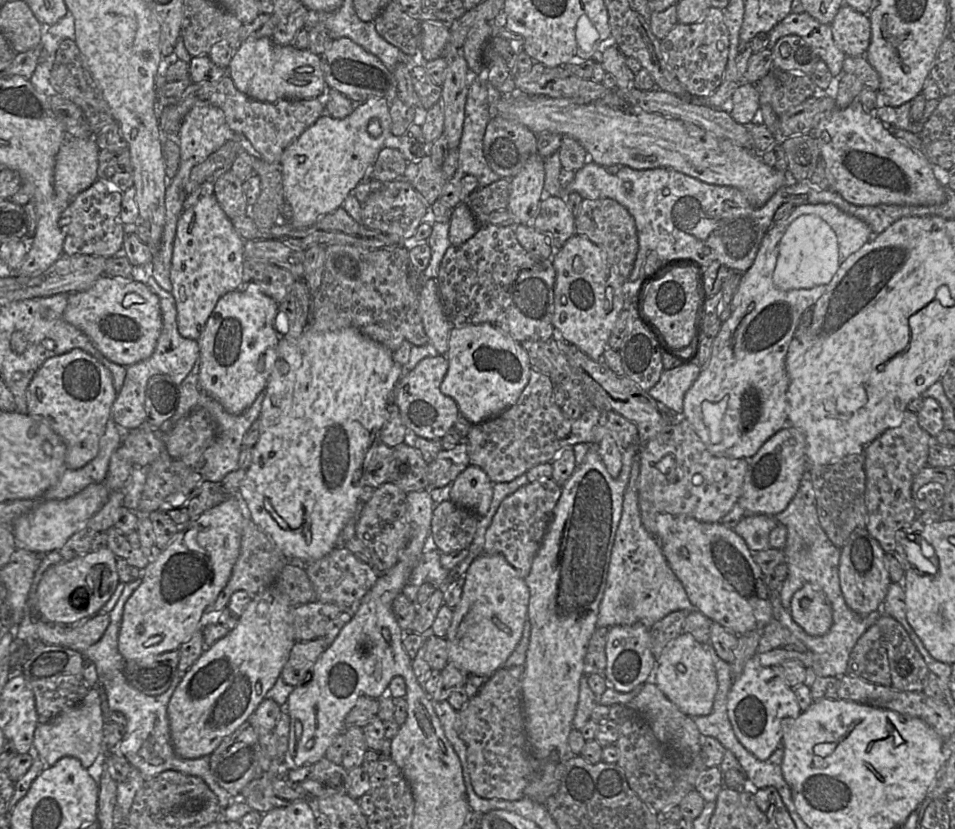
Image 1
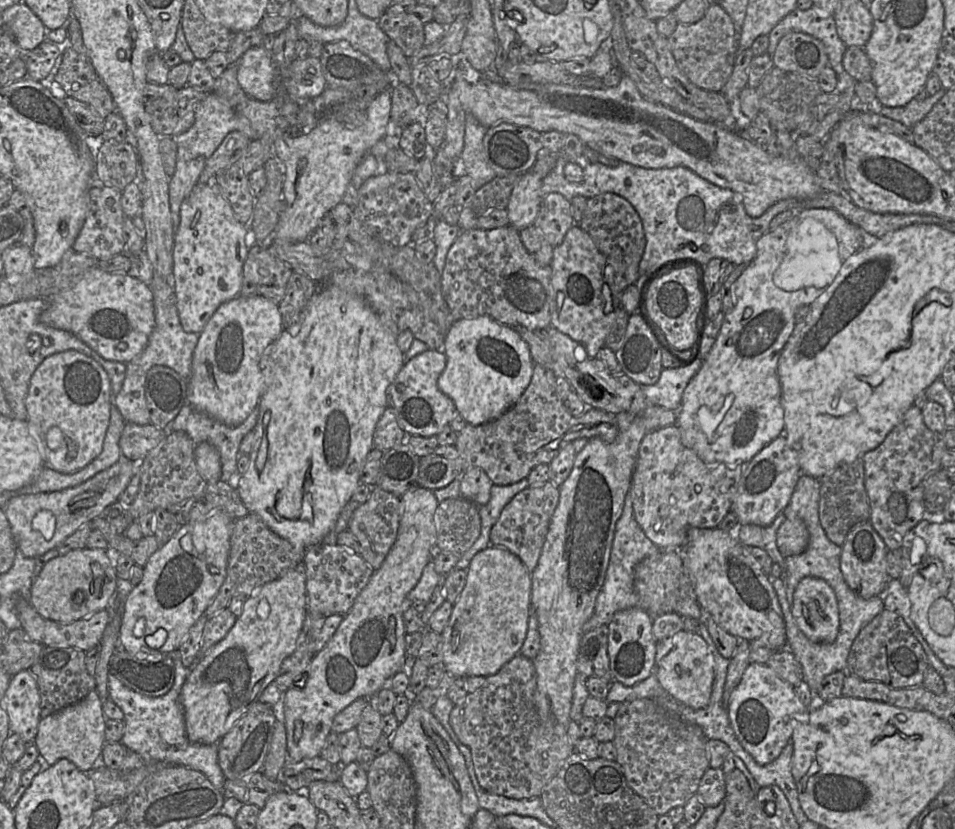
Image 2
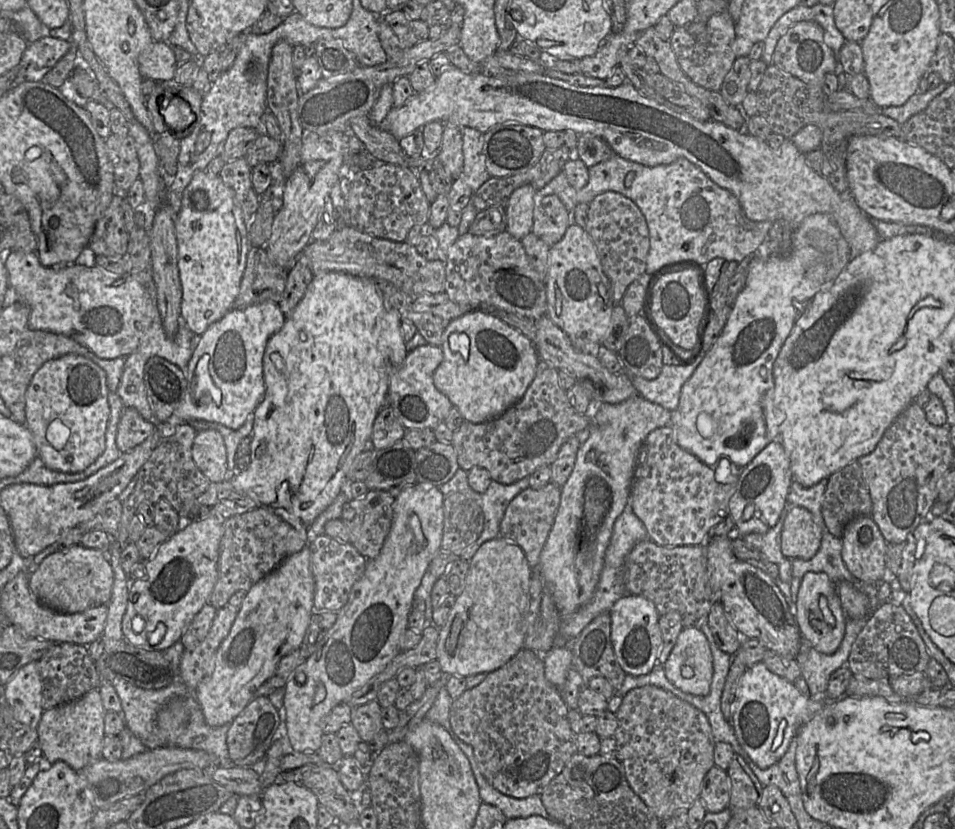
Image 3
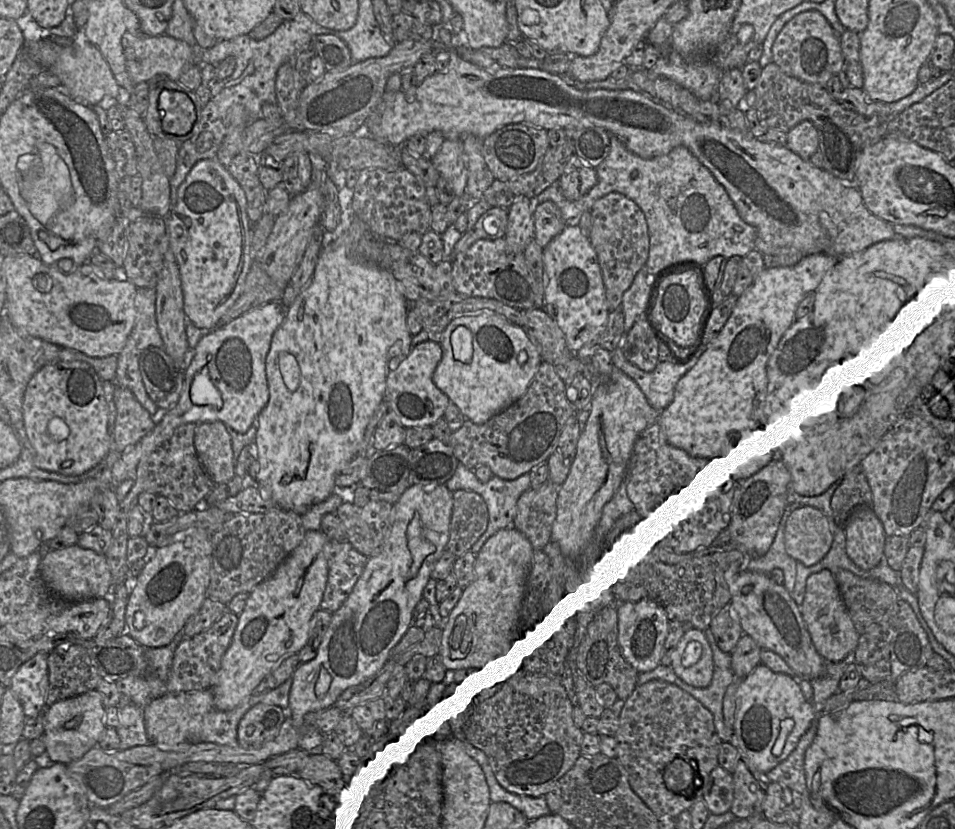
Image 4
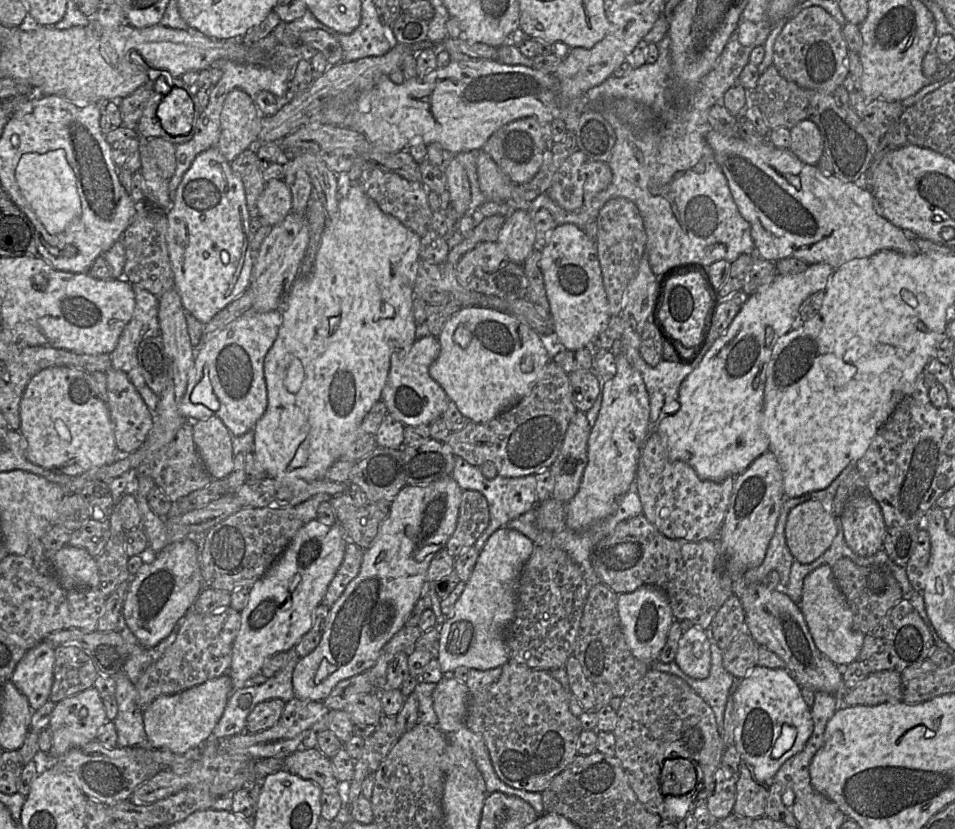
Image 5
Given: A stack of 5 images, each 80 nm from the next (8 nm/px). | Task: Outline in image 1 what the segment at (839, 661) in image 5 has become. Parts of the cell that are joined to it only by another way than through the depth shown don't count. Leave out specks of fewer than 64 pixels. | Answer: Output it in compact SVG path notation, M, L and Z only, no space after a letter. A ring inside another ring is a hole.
M810 583L794 593L789 612L794 622L812 636L826 634L833 623L829 600L823 591Z

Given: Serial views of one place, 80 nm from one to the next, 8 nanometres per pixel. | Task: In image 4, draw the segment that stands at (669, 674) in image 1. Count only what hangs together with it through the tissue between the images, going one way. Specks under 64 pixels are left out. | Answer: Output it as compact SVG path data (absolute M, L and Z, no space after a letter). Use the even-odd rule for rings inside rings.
M695 627L685 631L672 653L671 664L675 674L685 683L707 687L713 677L713 654L704 631Z

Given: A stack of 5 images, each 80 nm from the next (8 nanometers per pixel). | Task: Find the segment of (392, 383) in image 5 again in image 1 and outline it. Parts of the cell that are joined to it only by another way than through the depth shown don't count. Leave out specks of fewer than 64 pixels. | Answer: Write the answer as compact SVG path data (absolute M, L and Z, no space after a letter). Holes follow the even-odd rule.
M446 356L424 358L413 370L404 372L394 387L393 398L390 401L398 406L405 427L418 437L442 439L451 428L454 428L460 415L455 400L444 395L440 390L448 367L449 362Z

